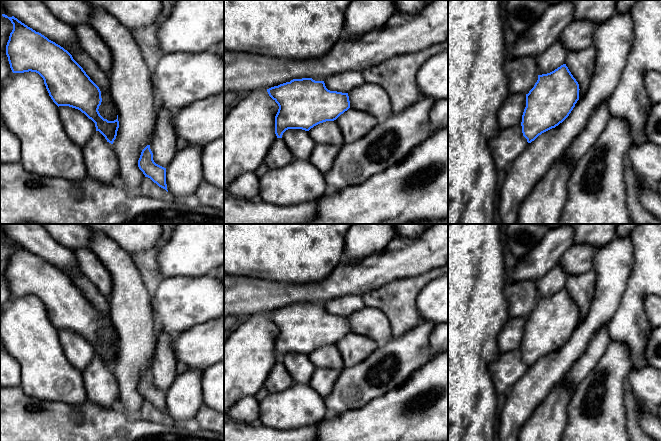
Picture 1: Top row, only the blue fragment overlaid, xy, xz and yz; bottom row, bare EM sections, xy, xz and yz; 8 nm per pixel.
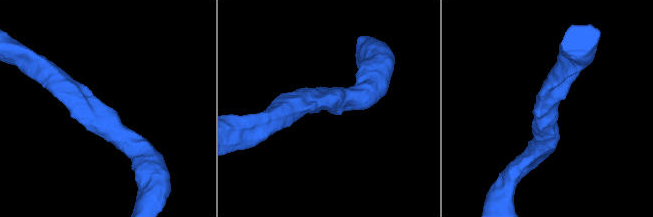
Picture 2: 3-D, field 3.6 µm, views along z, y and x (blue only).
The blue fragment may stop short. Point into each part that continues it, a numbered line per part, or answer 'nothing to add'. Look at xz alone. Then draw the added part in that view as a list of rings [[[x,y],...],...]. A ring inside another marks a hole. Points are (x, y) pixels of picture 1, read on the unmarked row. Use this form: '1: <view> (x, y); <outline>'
1: xz (329, 357); [[[335,344],[320,347],[308,356],[316,368],[342,370],[345,367],[340,351]]]

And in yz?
1: yz (581, 287); [[[591,269],[585,273],[568,277],[565,288],[579,308],[579,323],[590,311],[595,294],[596,275]]]

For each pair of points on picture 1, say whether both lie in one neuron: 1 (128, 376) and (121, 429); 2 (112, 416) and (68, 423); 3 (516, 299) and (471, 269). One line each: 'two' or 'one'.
1: two
2: one
3: two

